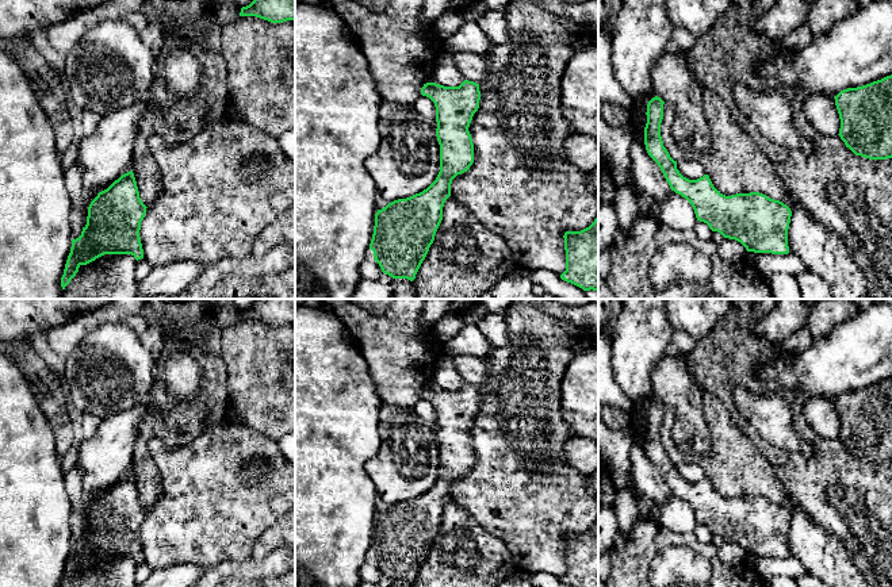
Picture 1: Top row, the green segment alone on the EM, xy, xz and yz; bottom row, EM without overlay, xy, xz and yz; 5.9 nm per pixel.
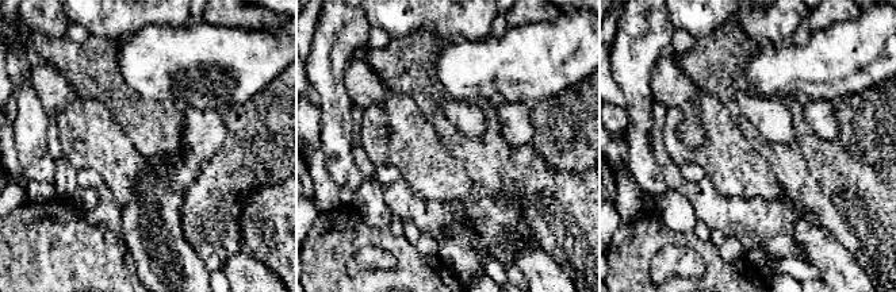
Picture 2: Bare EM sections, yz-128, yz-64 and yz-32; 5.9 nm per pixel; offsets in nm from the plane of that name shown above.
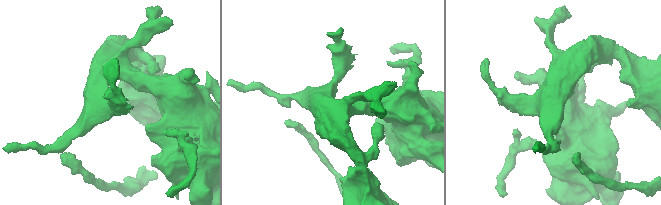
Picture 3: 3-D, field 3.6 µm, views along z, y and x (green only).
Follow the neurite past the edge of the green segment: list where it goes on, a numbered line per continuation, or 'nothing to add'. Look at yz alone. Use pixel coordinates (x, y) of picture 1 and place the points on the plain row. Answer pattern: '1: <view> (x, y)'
nothing to add

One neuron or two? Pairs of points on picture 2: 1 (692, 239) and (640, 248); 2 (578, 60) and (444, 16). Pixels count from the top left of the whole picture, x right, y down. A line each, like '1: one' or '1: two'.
1: one
2: two

